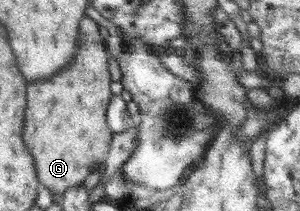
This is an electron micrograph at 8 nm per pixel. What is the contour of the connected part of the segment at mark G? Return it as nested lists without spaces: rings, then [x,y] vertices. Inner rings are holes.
[[[84,18],[80,22],[78,54],[68,70],[40,82],[28,84],[28,106],[22,138],[34,158],[38,183],[52,195],[83,185],[87,176],[100,168],[110,149],[113,134],[107,126],[110,91],[108,58],[98,23]]]

